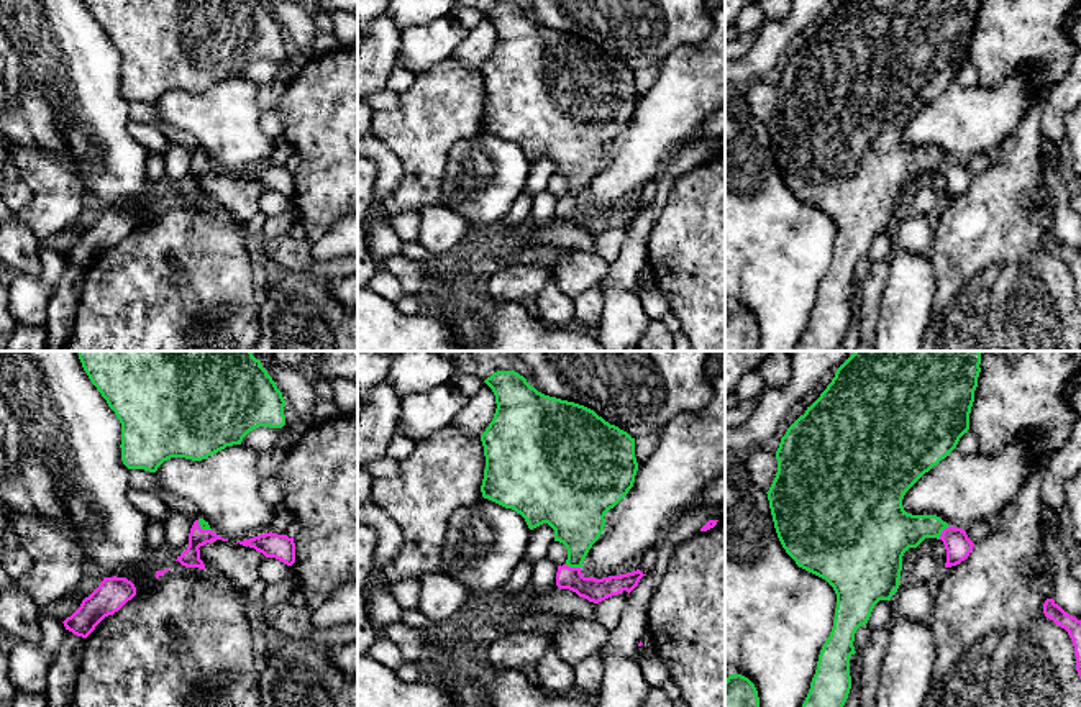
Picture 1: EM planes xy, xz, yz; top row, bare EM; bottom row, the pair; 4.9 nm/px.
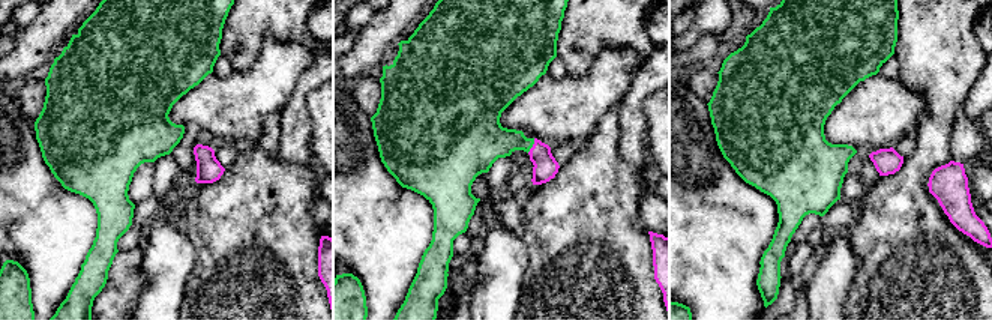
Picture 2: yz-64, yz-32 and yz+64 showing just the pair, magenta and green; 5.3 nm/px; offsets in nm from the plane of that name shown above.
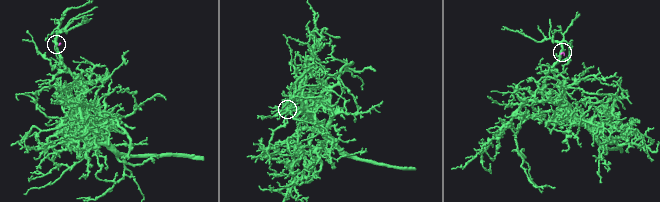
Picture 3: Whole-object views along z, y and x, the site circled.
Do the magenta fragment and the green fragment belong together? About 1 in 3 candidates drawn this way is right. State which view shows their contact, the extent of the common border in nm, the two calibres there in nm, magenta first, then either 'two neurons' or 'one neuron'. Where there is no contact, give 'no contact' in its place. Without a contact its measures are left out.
contact in xz; length 80 nm; calibres 120 and 260 nm; one neuron

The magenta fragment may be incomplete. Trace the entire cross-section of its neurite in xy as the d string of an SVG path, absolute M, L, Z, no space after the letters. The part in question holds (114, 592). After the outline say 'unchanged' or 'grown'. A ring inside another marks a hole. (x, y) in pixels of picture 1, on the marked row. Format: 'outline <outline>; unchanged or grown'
outline M103 577L100 586L62 623L74 635L87 638L105 617L118 612L135 595L136 587L126 577Z; unchanged

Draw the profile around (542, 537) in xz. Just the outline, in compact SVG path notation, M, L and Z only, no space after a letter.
M543 523L530 530L530 540L525 550L525 559L531 564L546 558L548 548L554 543L554 530Z

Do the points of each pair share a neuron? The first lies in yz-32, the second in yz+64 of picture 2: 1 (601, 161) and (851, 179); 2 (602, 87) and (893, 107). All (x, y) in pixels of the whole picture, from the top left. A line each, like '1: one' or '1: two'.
1: two
2: one

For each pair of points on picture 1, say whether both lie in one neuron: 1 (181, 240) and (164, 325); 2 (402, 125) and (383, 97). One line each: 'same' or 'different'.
1: same
2: different

